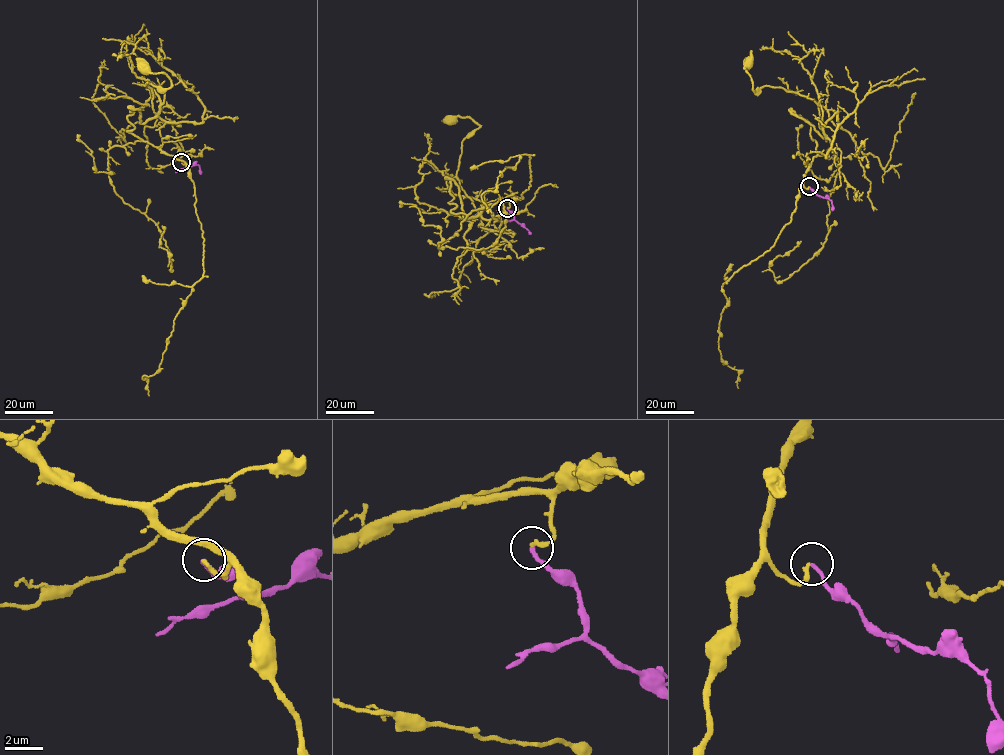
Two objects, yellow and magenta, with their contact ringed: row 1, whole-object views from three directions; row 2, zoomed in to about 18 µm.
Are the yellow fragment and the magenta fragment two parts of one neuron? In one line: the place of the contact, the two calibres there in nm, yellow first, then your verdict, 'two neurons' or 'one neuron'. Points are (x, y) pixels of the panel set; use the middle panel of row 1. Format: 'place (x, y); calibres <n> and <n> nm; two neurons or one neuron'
place (507, 208); calibres 240 and 200 nm; one neuron

